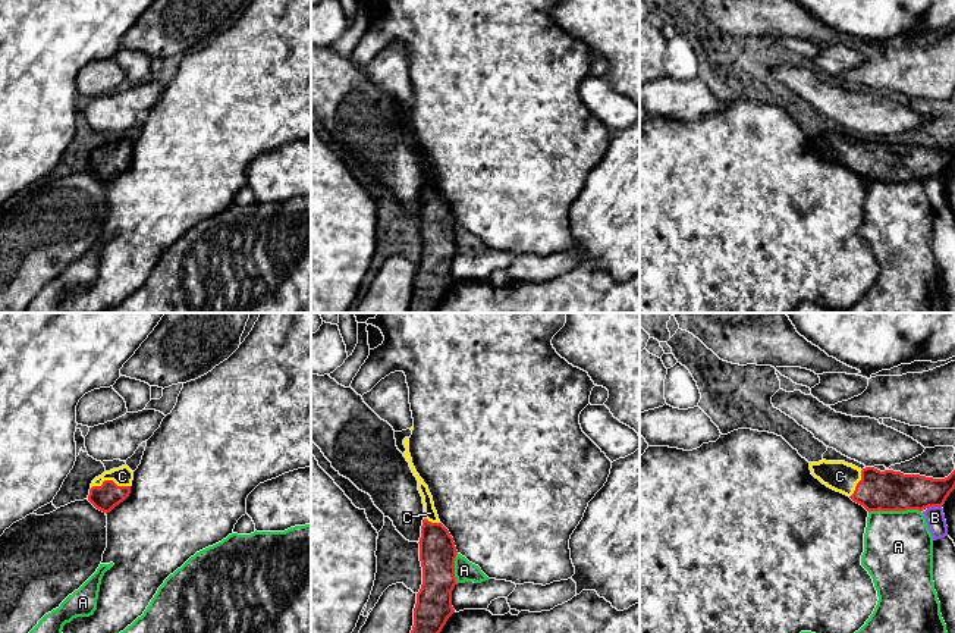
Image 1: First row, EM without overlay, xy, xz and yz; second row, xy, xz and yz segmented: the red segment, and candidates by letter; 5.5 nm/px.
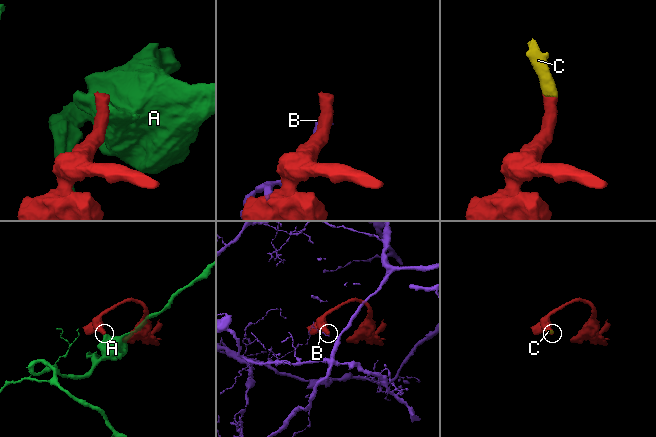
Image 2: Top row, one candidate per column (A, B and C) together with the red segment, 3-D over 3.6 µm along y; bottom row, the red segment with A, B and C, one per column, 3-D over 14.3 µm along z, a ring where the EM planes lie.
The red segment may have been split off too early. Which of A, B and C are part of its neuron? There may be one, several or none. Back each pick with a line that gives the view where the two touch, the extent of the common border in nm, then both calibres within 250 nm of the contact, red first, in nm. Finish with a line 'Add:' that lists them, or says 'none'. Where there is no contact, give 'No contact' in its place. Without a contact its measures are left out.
C: Touches red in xy. Shared border 220 nm. Thickness 140 nm (red) against 110 nm
Add: C

